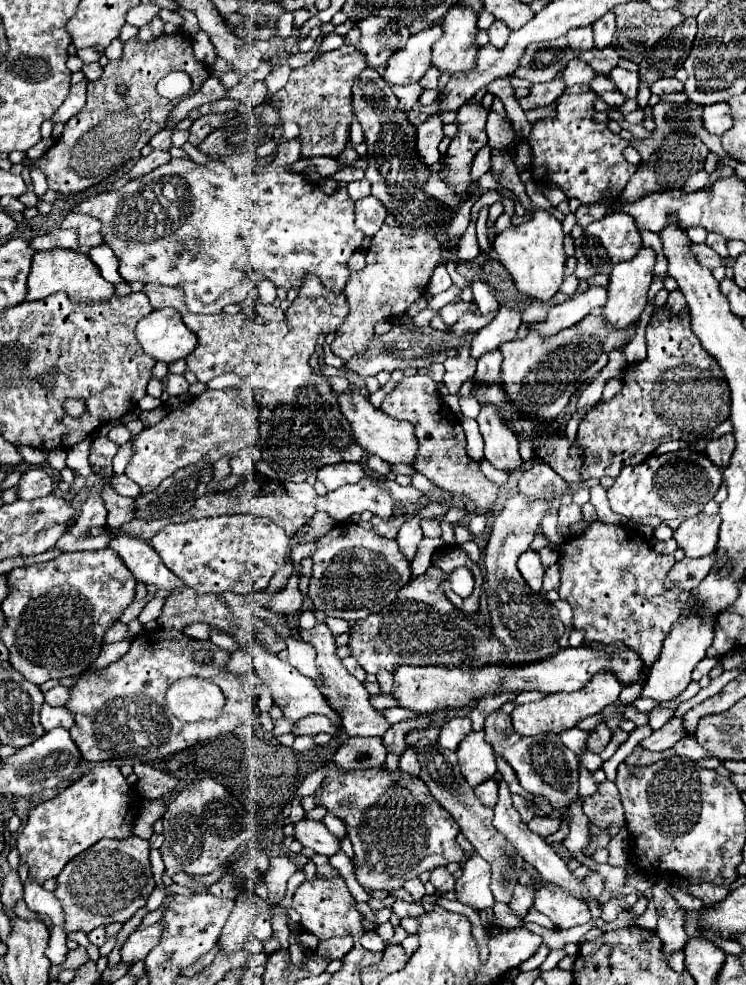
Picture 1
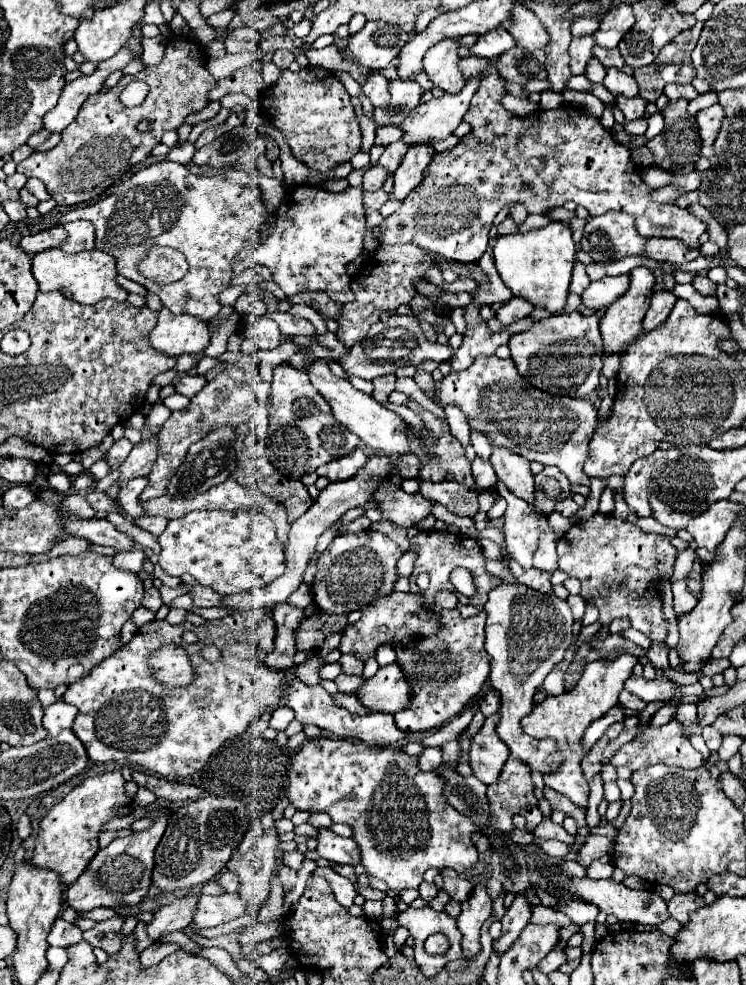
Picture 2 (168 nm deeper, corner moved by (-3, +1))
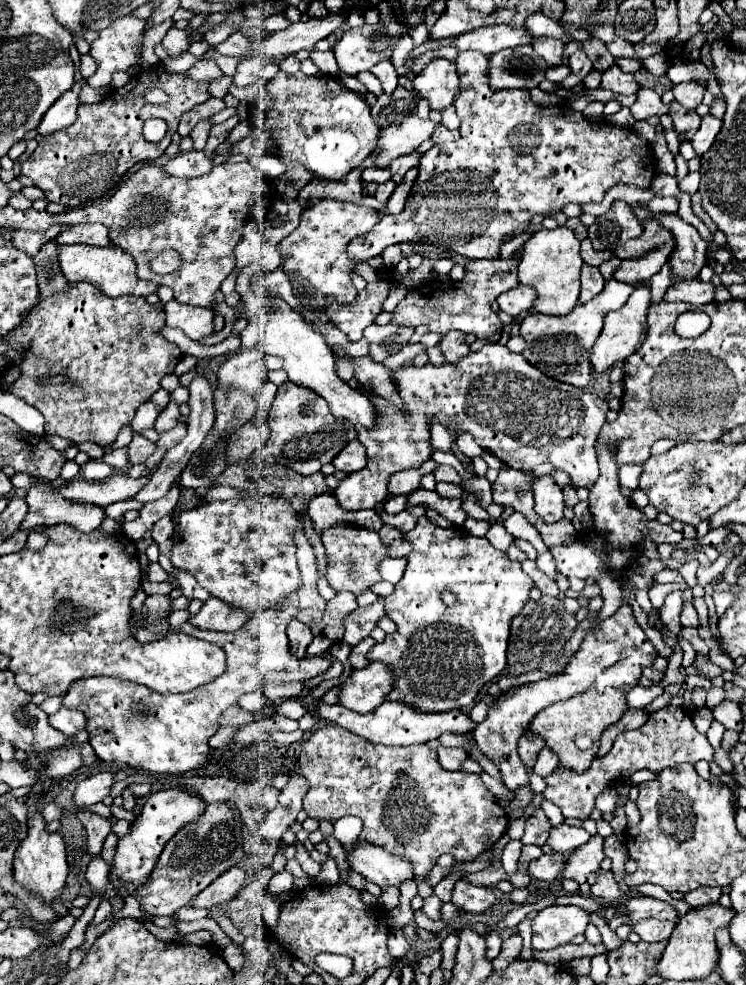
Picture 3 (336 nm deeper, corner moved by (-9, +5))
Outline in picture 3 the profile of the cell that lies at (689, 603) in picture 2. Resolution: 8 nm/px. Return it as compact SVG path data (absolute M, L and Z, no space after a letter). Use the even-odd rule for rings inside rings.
M683 602L683 610L681 610L681 624L683 626L697 626L699 618L697 618L697 610L693 606L693 602Z

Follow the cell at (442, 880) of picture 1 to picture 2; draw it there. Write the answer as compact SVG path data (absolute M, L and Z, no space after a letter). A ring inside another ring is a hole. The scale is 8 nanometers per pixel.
M445 878L443 880L443 890L451 896L451 900L457 900L457 902L465 902L471 892L473 892L473 884L469 880L463 880L463 878Z

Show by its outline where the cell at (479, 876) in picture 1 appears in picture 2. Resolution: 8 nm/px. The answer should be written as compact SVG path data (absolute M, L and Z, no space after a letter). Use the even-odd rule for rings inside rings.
M475 884L471 900L465 900L461 904L461 914L457 918L457 928L463 934L461 948L463 948L465 960L473 960L481 952L479 932L483 922L491 916L491 912L493 912L491 898L487 896L485 884Z

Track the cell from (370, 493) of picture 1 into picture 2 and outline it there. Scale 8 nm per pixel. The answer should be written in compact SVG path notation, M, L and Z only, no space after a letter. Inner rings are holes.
M385 480L385 484L379 486L373 502L379 506L385 520L405 528L411 528L419 520L427 518L433 506L431 500L423 498L421 494L407 494L399 486L393 486L391 480Z

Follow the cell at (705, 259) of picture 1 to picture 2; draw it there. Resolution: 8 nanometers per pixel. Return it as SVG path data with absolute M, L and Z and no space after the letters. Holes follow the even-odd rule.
M647 238L643 250L645 256L669 264L685 264L699 256L699 250L687 250L687 246L677 238Z

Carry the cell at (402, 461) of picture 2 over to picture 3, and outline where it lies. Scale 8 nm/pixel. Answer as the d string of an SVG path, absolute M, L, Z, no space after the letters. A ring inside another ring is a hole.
M439 464L433 475L437 482L451 482L463 488L460 475L449 465Z

